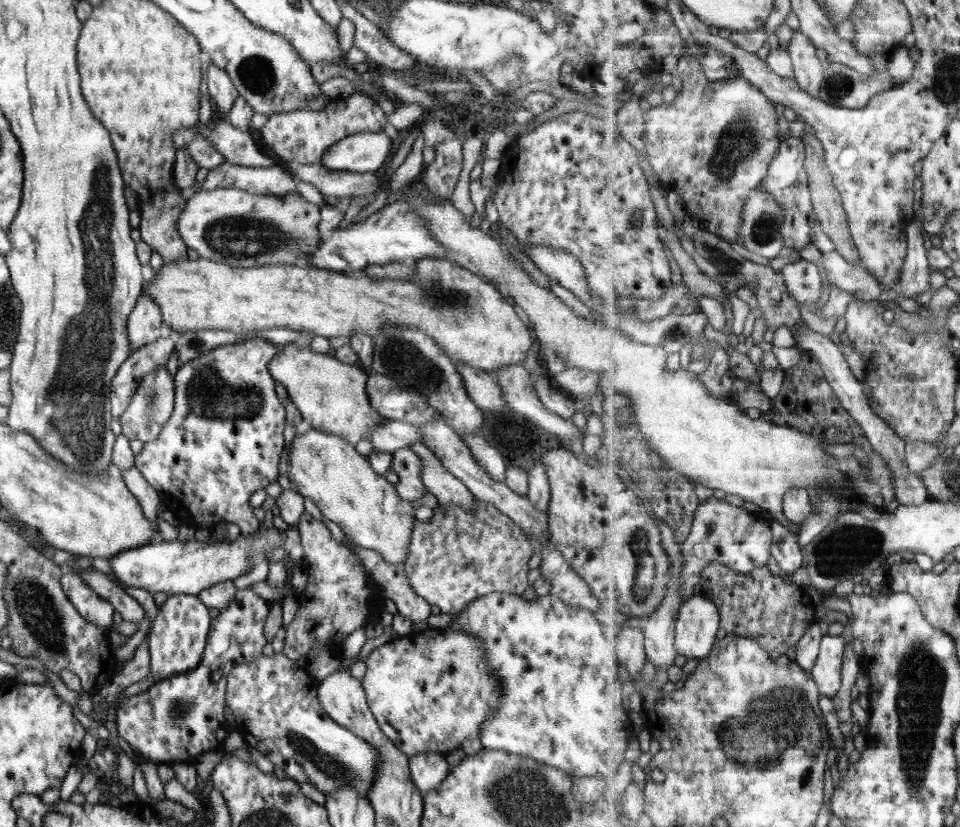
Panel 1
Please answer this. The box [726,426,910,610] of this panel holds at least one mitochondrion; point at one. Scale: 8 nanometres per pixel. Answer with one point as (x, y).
(844, 550)

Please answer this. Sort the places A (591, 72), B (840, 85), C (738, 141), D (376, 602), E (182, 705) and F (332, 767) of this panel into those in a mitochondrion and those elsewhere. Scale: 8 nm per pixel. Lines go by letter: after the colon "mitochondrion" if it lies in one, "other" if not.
A: other
B: mitochondrion
C: mitochondrion
D: other
E: mitochondrion
F: mitochondrion

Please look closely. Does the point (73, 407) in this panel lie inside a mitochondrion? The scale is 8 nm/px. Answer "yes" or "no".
yes

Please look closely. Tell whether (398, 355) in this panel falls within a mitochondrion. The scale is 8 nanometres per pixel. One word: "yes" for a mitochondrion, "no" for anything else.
yes

